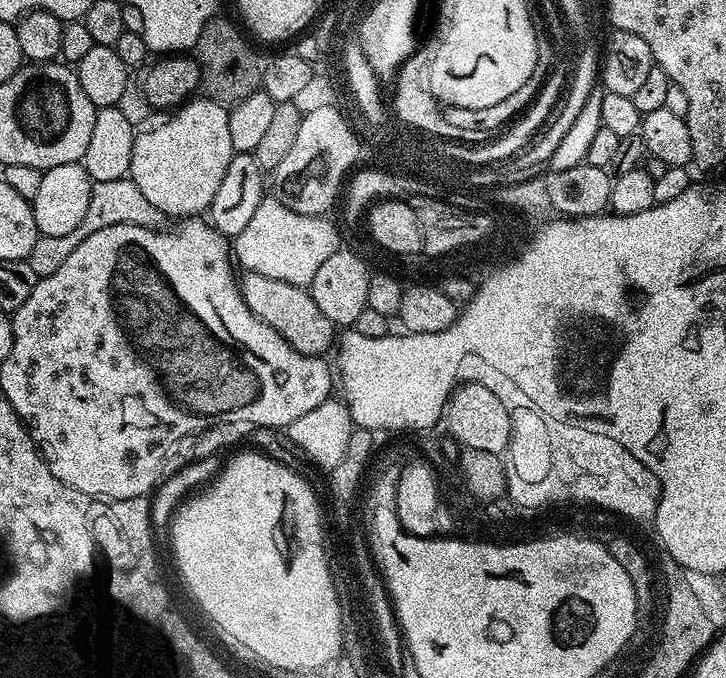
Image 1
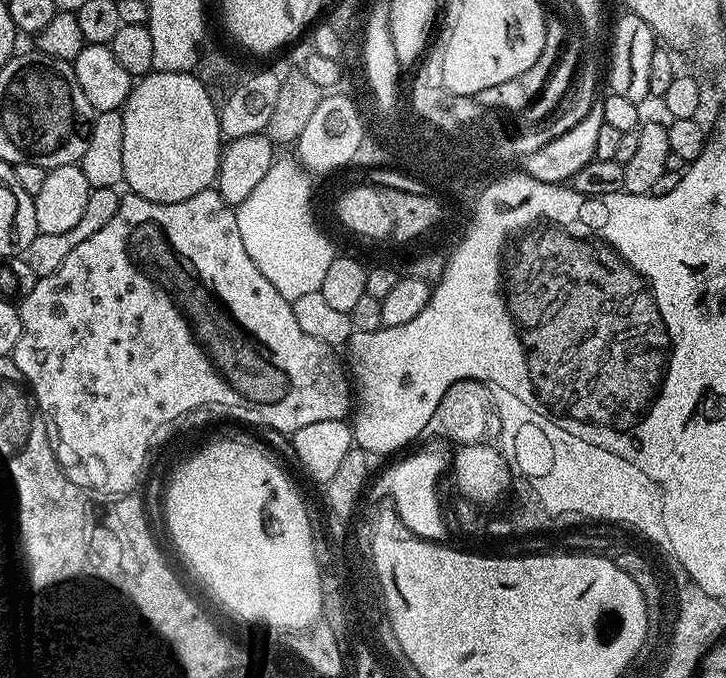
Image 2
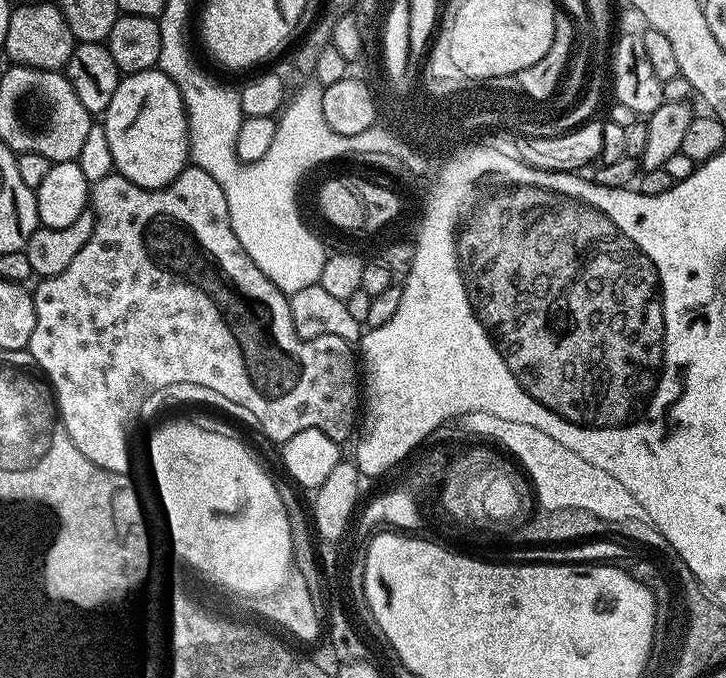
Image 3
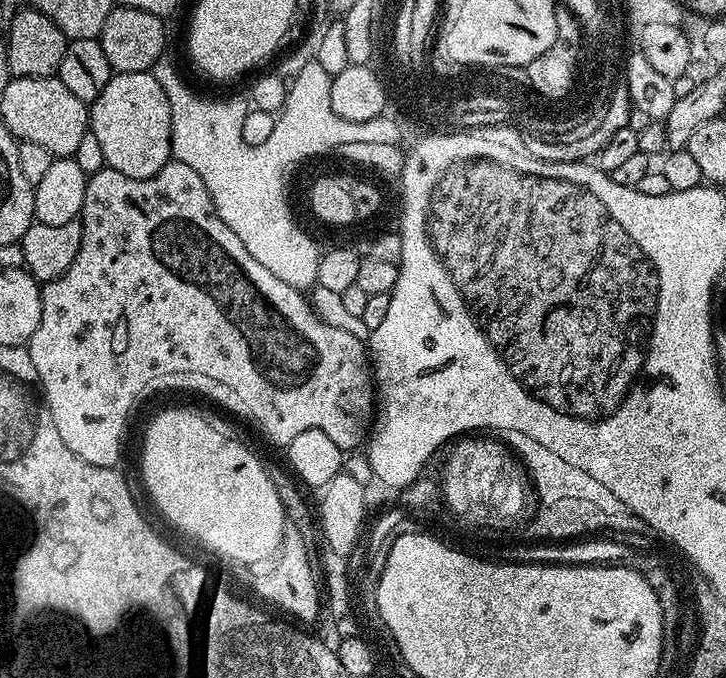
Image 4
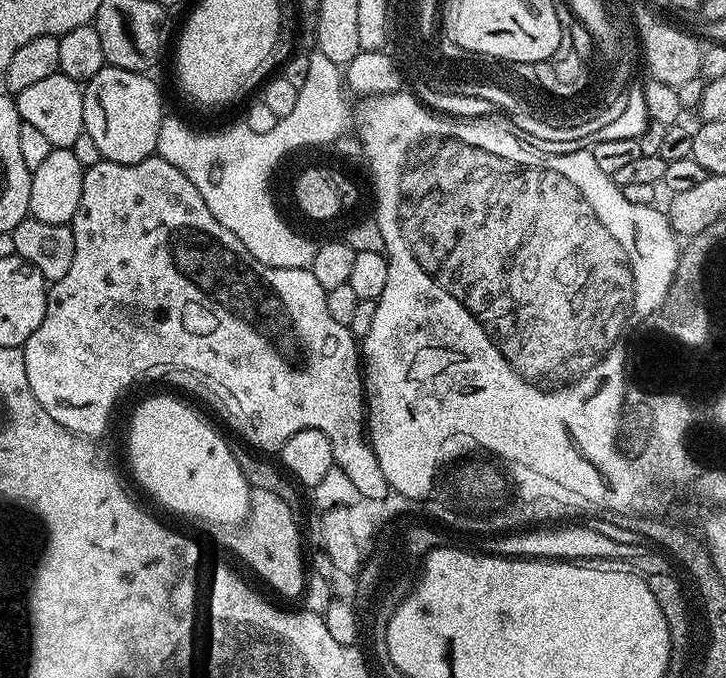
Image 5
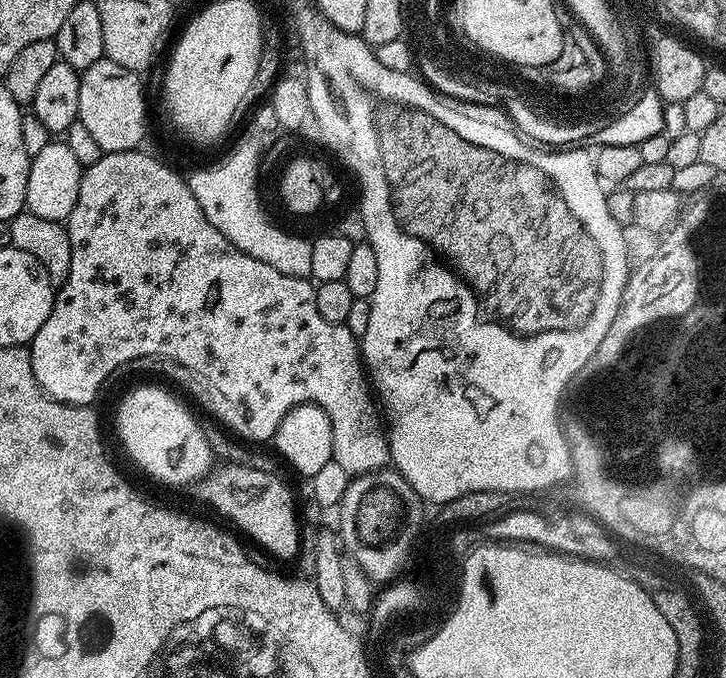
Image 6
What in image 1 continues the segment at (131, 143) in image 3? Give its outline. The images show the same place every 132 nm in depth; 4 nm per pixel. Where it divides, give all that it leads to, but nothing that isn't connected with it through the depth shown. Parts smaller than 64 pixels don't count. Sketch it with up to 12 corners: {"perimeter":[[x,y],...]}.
{"perimeter":[[189,99],[141,131],[130,178],[168,218],[207,213],[228,108]]}

